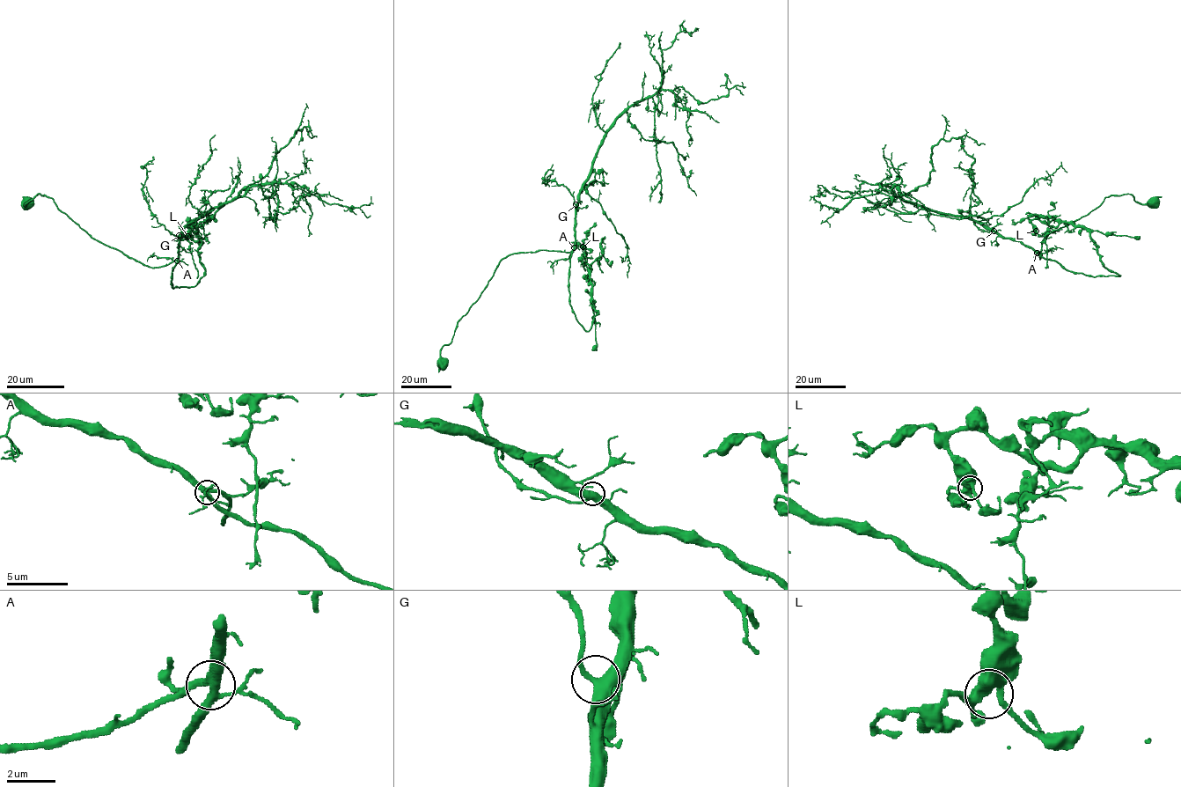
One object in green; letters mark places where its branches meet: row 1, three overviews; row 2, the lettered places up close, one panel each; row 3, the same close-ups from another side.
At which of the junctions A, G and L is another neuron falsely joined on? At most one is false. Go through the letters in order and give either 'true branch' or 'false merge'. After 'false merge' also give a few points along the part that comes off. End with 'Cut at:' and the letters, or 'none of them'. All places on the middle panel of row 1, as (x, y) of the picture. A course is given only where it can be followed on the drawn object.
A: true branch
G: true branch
L: true branch
Cut at: none of them

